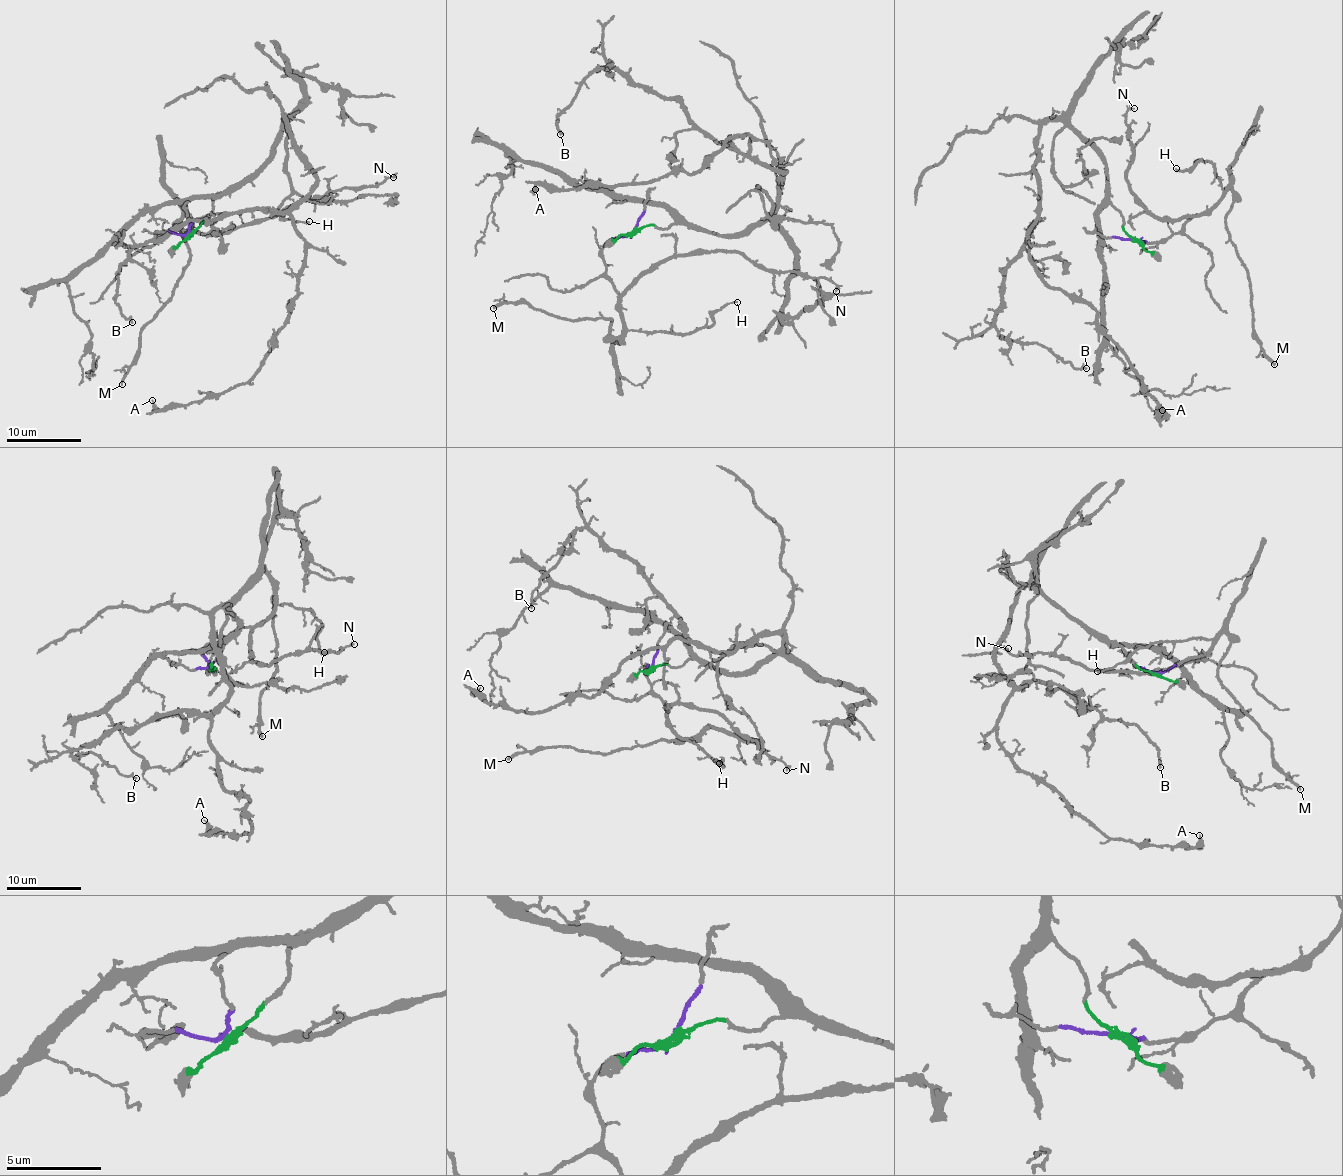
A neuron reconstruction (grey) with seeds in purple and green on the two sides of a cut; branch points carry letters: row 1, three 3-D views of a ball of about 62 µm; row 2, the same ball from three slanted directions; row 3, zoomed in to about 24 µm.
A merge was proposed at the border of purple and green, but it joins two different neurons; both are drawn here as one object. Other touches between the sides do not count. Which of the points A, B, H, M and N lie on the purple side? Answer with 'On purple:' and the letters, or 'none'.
On purple: H, M, N

